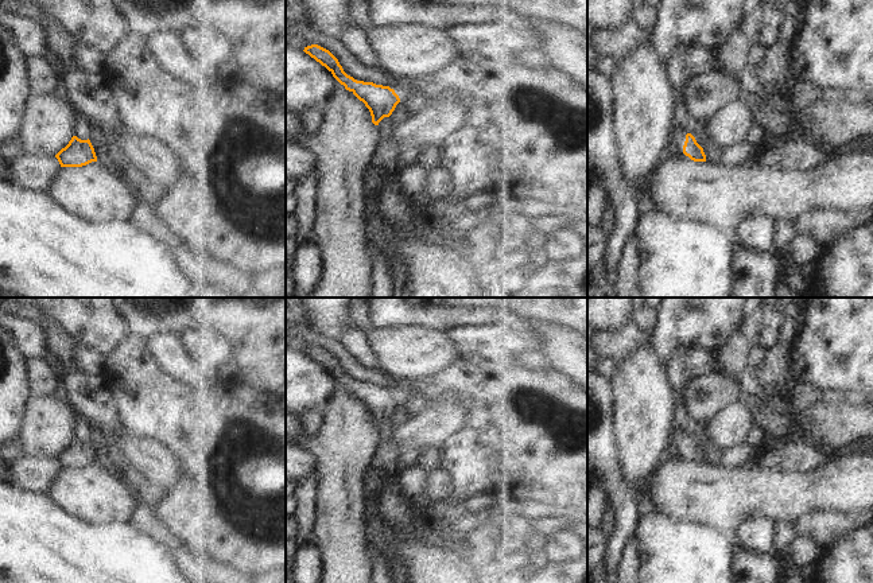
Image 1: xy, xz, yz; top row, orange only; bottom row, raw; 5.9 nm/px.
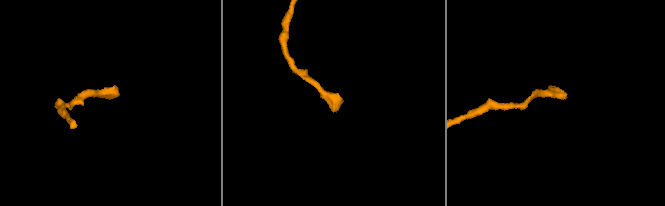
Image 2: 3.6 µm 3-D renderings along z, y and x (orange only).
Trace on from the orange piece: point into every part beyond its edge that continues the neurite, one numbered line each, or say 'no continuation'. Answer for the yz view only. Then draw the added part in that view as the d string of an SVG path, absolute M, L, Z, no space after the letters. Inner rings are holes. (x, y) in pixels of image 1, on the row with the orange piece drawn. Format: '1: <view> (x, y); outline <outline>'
1: yz (678, 136); outline M674 127L672 135L671 135L671 141L683 148L687 133L688 133L688 132L684 131L683 128L680 128L680 127Z

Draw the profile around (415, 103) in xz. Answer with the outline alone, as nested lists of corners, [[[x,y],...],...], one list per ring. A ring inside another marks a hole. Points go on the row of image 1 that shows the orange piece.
[[[412,94],[401,100],[410,114],[418,114],[427,104],[427,100],[419,94]]]

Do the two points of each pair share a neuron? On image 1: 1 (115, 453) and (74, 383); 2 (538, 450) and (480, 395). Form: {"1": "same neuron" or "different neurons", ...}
{"1": "same neuron", "2": "same neuron"}

